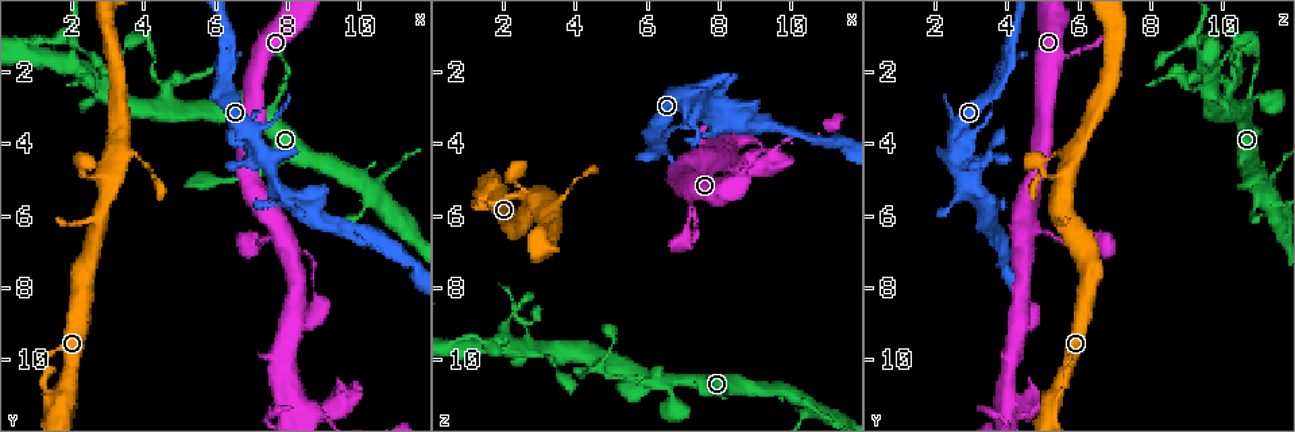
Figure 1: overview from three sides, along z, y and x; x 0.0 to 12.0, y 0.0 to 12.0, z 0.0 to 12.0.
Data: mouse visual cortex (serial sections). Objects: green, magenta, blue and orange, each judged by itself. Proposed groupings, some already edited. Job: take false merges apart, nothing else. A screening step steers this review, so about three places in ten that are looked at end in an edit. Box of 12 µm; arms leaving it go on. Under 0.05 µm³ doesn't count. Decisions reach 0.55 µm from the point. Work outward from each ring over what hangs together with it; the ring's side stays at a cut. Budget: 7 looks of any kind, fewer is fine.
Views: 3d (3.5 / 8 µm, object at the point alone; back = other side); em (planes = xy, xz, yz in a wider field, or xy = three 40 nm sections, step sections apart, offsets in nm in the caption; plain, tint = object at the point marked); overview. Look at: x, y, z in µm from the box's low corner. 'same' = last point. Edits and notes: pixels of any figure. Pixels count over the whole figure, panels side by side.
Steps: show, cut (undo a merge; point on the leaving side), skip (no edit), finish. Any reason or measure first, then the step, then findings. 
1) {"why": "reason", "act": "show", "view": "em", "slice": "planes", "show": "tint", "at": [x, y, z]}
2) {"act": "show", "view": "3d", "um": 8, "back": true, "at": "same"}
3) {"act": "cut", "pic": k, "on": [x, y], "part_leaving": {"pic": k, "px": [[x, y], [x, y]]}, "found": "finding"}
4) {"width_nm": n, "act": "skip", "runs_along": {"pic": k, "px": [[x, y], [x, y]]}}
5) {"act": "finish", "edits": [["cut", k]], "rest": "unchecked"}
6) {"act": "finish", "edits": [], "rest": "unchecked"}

{"why": "arms part here", "act": "show", "view": "3d", "um": 8, "at": [6.2, 2.1, 4.0]}

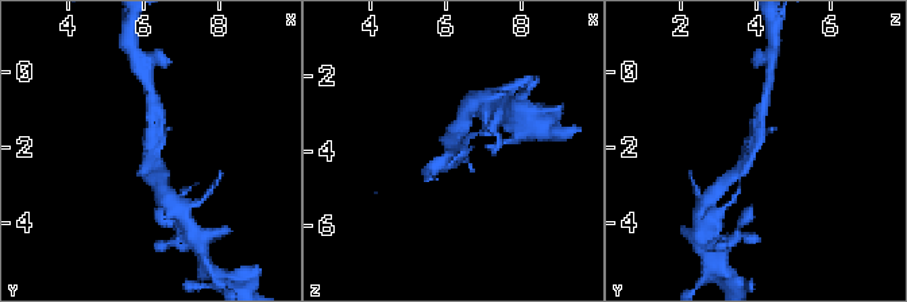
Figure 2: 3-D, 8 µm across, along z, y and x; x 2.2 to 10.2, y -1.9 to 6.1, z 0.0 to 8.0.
{"why": "closer look", "act": "show", "view": "3d", "um": 3.5, "at": [6.3, 2.0, 4.0]}

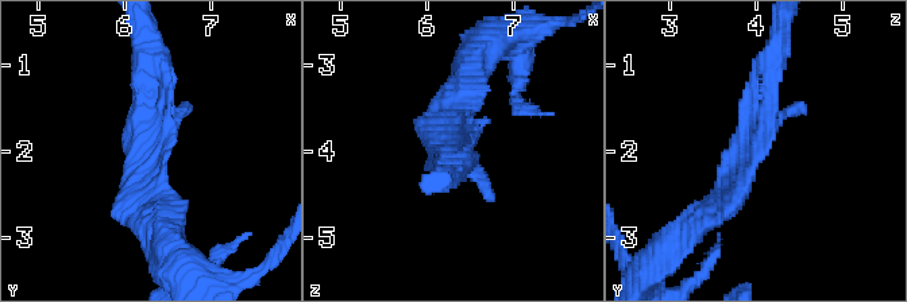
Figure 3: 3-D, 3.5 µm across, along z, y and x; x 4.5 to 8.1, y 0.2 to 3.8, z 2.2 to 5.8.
{"act": "show", "view": "em", "slice": "xy", "step": 3, "show": "tint", "at": [6.25, 1.95, 4.05]}

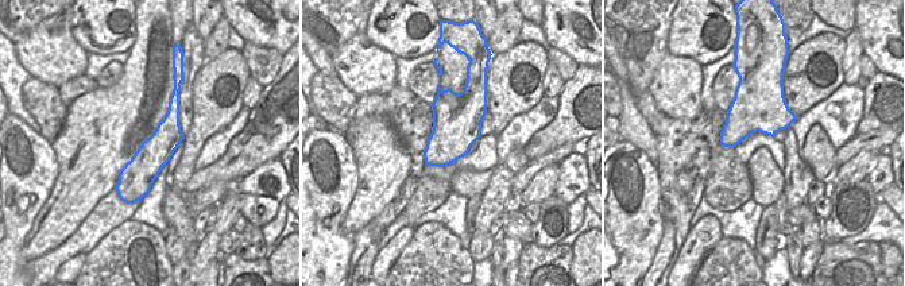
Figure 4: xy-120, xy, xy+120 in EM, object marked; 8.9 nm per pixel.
{"act": "skip", "runs_along": {"pic": 3, "px": [[702, 216], [760, 146], [771, 58]]}, "found": "one cell here"}

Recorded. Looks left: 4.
{"act": "show", "view": "em", "slice": "xy", "step": 5, "show": "tint", "at": [10.3, 5.3, 11.1]}

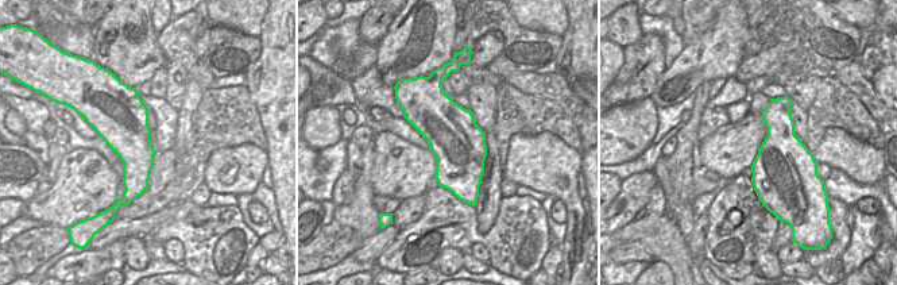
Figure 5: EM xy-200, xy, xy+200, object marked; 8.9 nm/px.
{"act": "show", "view": "3d", "um": 3.5, "at": "same"}

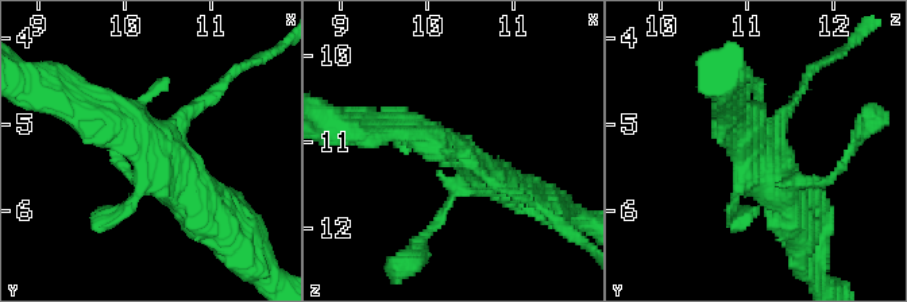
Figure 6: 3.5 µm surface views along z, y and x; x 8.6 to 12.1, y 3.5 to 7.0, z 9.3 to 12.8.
{"act": "skip", "runs_along": {"pic": 6, "px": [[76, 105], [134, 126], [200, 209]]}, "found": "one cell here"}

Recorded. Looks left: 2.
{"why": "a fork", "act": "show", "view": "3d", "um": 3.5, "back": true, "at": [1.7, 11.0, 5.3]}

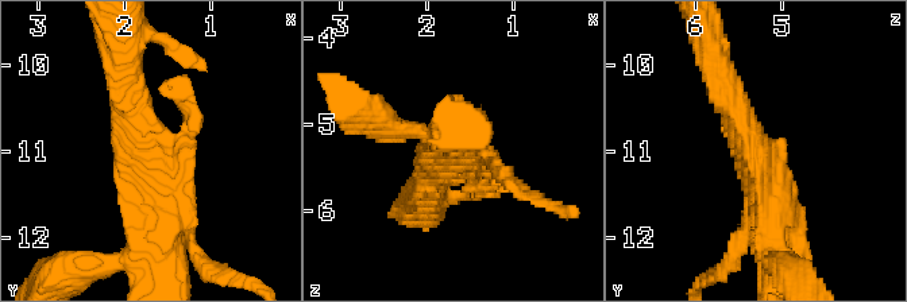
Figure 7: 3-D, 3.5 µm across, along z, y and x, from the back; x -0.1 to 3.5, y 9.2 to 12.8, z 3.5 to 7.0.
{"act": "cut", "pic": 7, "on": [506, 170], "found": "a second cell is stuck on"}

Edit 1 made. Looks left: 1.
{"act": "finish", "edits": [["cut", 7]], "rest": "unchecked"}

